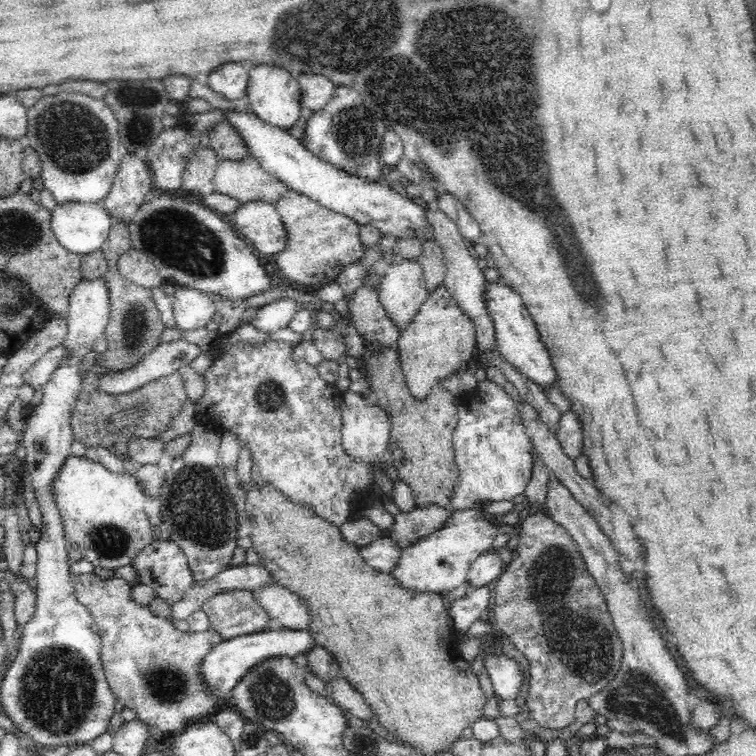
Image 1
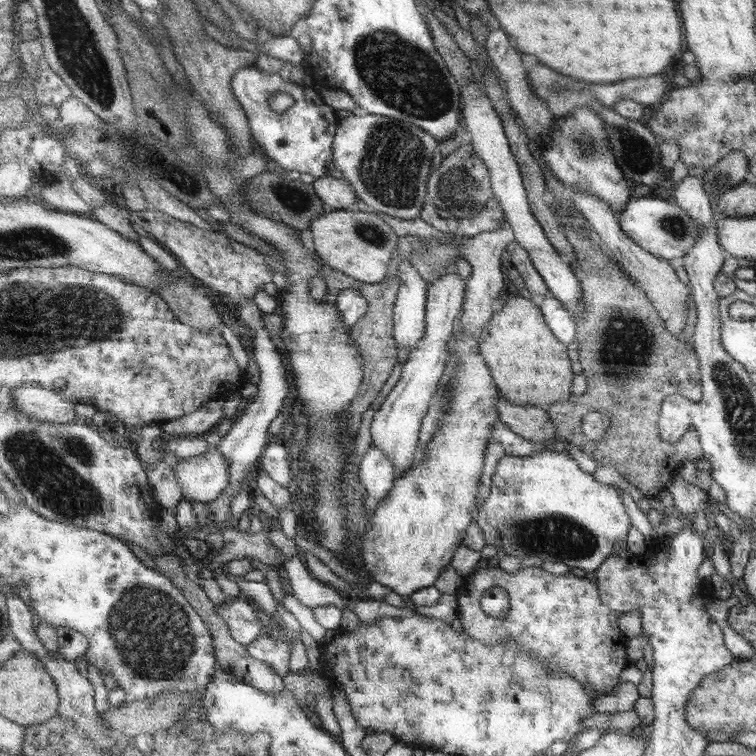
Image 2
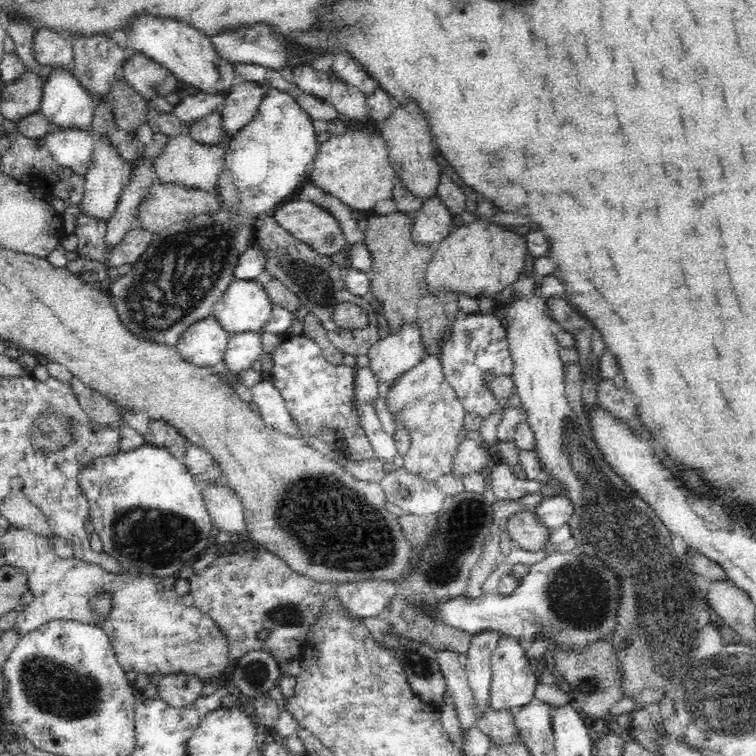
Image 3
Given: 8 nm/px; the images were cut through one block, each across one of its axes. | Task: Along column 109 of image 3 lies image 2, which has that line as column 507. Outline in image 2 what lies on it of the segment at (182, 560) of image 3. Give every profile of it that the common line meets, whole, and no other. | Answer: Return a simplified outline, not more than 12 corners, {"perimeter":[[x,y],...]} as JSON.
{"perimeter":[[505,454],[475,521],[500,558],[597,571],[624,491],[569,454]]}

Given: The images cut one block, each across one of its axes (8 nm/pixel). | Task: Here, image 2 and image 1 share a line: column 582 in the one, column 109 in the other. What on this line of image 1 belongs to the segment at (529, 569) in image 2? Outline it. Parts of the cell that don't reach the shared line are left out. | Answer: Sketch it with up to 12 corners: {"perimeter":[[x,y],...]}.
{"perimeter":[[122,578],[72,580],[116,700],[175,734],[218,712],[222,641],[180,632]]}

